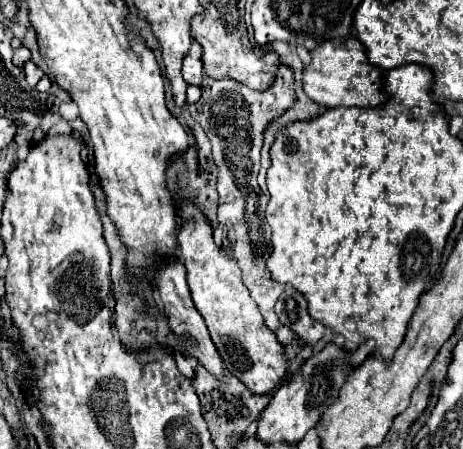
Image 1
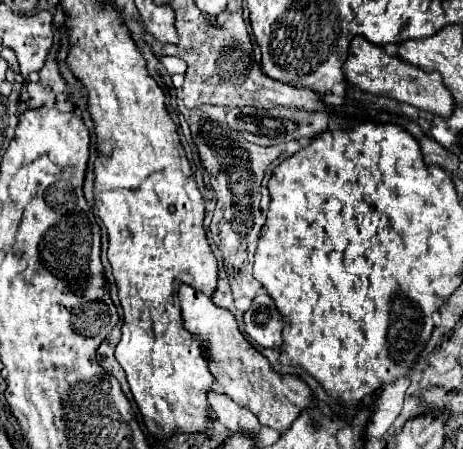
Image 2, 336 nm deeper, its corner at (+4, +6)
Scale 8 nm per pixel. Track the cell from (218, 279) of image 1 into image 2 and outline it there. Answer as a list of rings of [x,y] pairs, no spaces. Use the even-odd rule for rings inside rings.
[[[180,284],[178,298],[182,306],[184,328],[204,342],[204,354],[210,364],[210,372],[222,394],[230,396],[236,404],[250,408],[258,416],[260,424],[280,432],[288,430],[300,412],[314,406],[314,396],[308,384],[300,376],[274,372],[266,356],[262,356],[238,330],[238,322],[228,308],[216,306],[208,294],[188,284]]]

